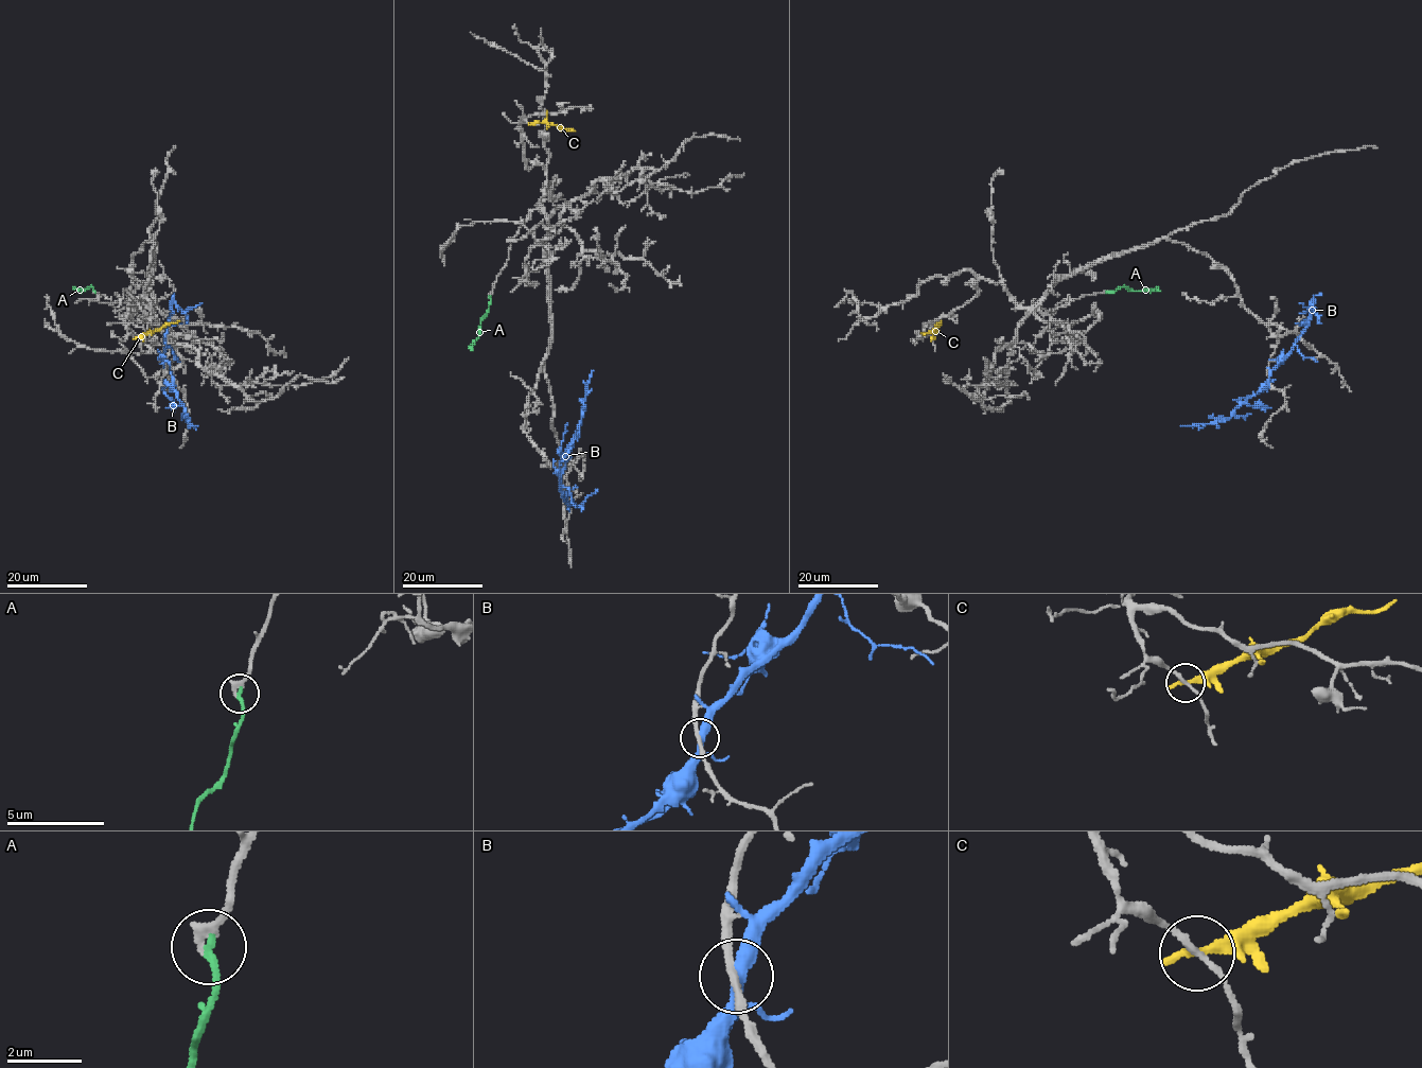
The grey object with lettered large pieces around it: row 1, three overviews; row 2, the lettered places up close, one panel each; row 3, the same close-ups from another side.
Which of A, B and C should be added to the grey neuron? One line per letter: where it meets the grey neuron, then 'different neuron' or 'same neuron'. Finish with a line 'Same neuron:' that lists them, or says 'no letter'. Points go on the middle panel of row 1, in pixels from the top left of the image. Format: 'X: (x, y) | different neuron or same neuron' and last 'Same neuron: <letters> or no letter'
A: (490, 297) | same neuron
B: (567, 458) | different neuron
C: (531, 123) | different neuron
Same neuron: A

